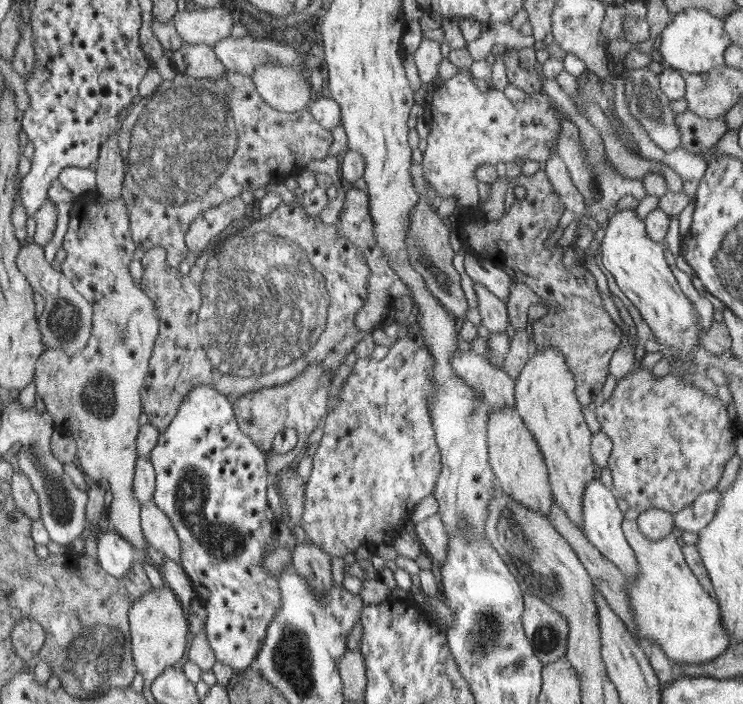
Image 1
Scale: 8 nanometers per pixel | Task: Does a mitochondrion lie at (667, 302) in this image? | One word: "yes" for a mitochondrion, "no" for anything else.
no

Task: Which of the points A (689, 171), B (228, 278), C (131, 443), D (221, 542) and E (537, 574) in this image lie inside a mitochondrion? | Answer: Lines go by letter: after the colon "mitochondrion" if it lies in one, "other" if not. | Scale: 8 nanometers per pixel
A: other
B: mitochondrion
C: other
D: mitochondrion
E: mitochondrion

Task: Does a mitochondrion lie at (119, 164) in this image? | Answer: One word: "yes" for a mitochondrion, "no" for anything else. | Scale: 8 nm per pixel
yes

